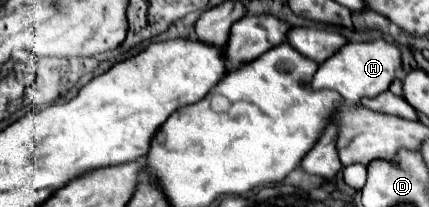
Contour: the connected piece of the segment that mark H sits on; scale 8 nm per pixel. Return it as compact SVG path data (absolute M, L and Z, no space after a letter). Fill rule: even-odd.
M378 38L372 42L358 42L358 44L344 44L334 56L324 60L316 74L310 80L314 90L334 90L338 92L348 106L358 104L362 98L378 96L380 92L388 90L390 82L396 76L396 68L400 68L400 50L394 44Z

